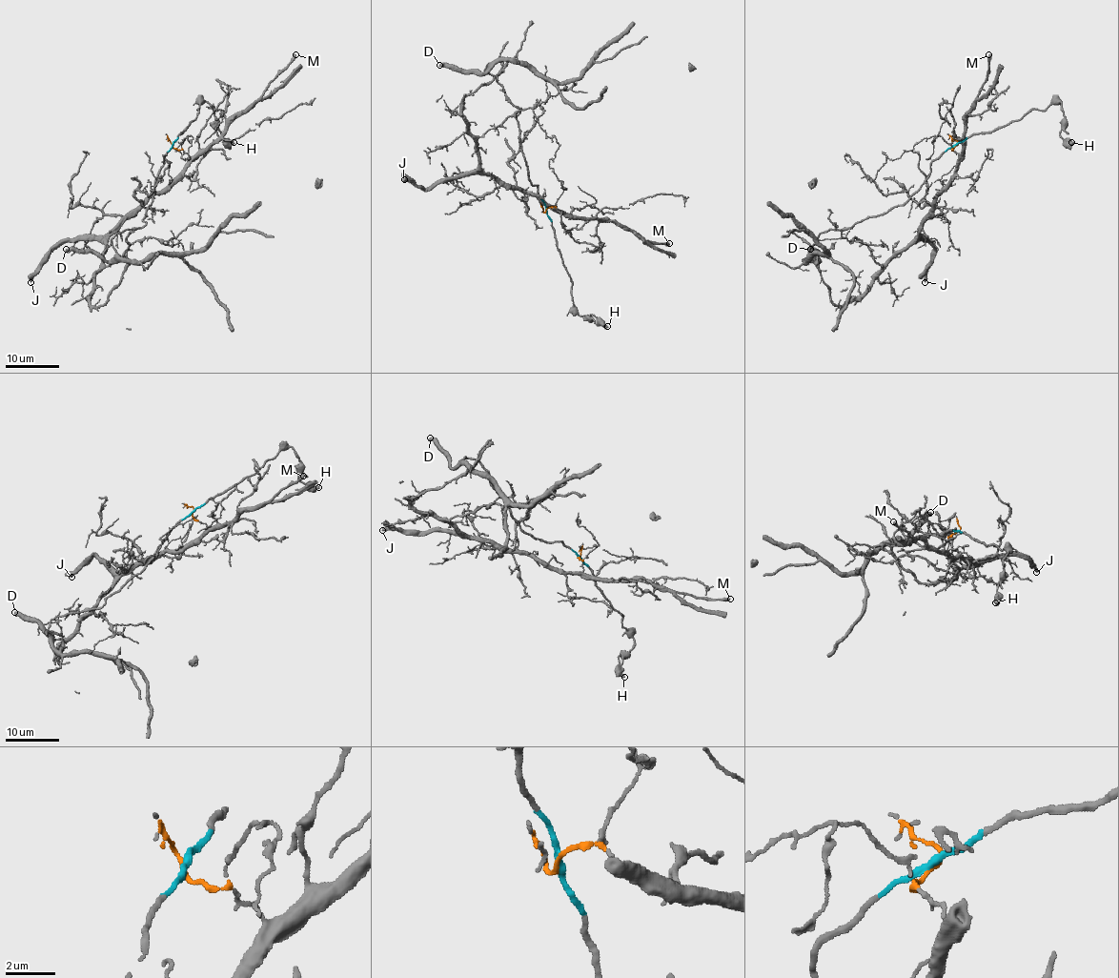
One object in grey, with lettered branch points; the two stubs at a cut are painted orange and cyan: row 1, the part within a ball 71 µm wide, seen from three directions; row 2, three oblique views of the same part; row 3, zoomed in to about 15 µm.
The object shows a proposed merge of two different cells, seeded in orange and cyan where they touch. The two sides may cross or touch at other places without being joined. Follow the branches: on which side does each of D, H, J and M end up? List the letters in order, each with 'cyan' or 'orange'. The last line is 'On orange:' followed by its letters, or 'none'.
D: cyan
H: cyan
J: orange
M: orange
On orange: J, M

